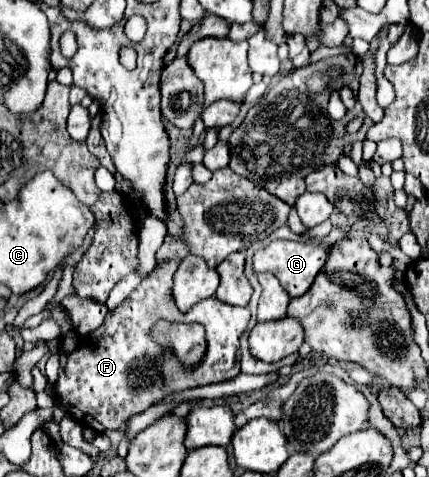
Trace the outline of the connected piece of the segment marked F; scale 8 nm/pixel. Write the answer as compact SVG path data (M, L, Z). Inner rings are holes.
M174 261L158 267L128 299L114 311L108 311L104 323L92 333L78 335L78 331L72 329L60 339L60 377L54 385L54 397L66 415L82 427L94 429L96 433L122 429L132 415L146 411L150 405L160 403L170 395L192 387L230 381L240 373L240 369L236 369L238 339L250 321L248 307L230 307L216 297L210 297L196 303L186 313L178 311L172 296L176 267ZM160 319L200 323L206 329L206 355L202 363L196 367L182 367L166 347L152 341L150 329Z

